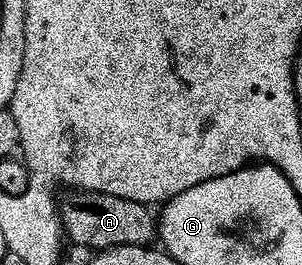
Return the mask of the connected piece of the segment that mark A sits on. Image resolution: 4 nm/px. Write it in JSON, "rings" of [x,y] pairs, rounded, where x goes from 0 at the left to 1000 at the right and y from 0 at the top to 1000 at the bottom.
{"rings":[[[248,717],[199,766],[199,823],[222,906],[272,932],[348,940],[354,932],[477,932],[517,902],[517,811],[487,770],[384,743],[371,728]]]}

